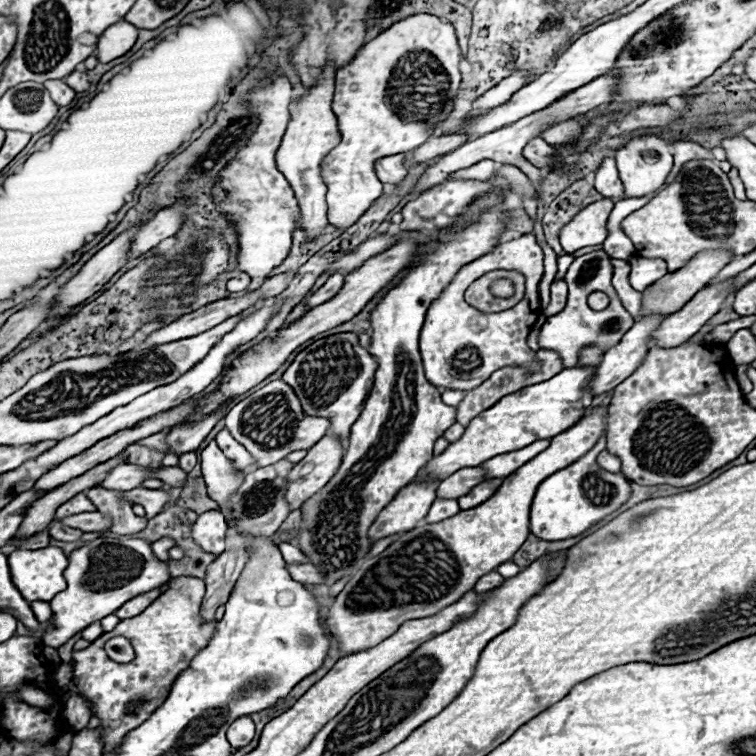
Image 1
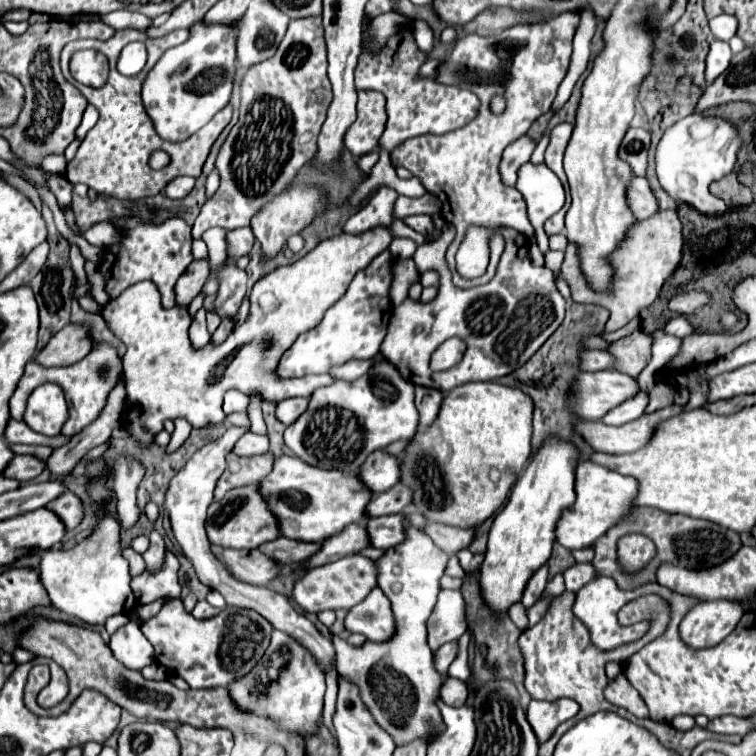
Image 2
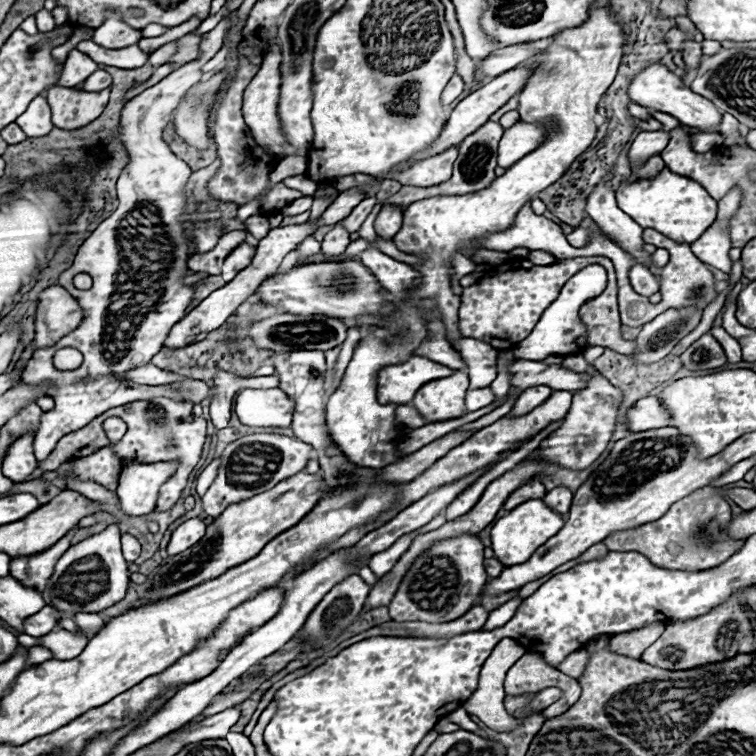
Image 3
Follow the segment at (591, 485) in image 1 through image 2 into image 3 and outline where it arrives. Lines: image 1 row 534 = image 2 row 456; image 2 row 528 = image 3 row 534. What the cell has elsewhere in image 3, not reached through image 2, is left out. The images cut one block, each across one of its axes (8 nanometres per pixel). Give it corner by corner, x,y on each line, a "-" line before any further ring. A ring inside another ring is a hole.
528,500
528,502
520,504
520,506
516,506
506,516
498,518
494,522
492,530
490,530
494,558
502,560
504,566
524,564
536,552
536,548
540,548
550,536
554,536
554,534
560,532
560,528
564,526
564,522
566,522
564,516
560,516
554,510
546,508
542,500

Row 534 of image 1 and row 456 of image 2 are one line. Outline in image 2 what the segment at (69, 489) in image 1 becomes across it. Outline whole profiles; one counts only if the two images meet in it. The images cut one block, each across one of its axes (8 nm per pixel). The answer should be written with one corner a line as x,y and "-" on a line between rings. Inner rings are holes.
14,456
14,462
10,462
10,466
6,466
6,470
2,474
6,474
6,478
14,478
18,482
30,482
42,470
44,470
42,460
38,460
34,456

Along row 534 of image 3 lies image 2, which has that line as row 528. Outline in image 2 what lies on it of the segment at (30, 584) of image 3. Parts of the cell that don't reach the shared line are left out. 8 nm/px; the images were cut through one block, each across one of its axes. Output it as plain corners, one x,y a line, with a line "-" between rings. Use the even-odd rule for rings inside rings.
60,494
58,498
54,498
54,502
50,502
48,510
54,510
54,514
58,514
58,518
62,518
62,524
66,526
66,530
70,532
72,528
76,528
82,520
82,502
72,494

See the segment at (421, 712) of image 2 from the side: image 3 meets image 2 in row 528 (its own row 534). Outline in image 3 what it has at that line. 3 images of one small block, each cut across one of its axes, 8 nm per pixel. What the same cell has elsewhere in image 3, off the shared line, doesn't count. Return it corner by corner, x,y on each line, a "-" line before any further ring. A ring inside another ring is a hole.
410,532
410,534
402,536
400,540
396,540
388,550
374,554
374,556
368,560
368,566
372,568
372,572
374,572
378,578
382,578
386,572
390,572
390,568
398,562
398,558
402,556
402,552
406,552
406,548
410,548
410,544
412,544
412,540
414,540
416,536
418,536
416,532

